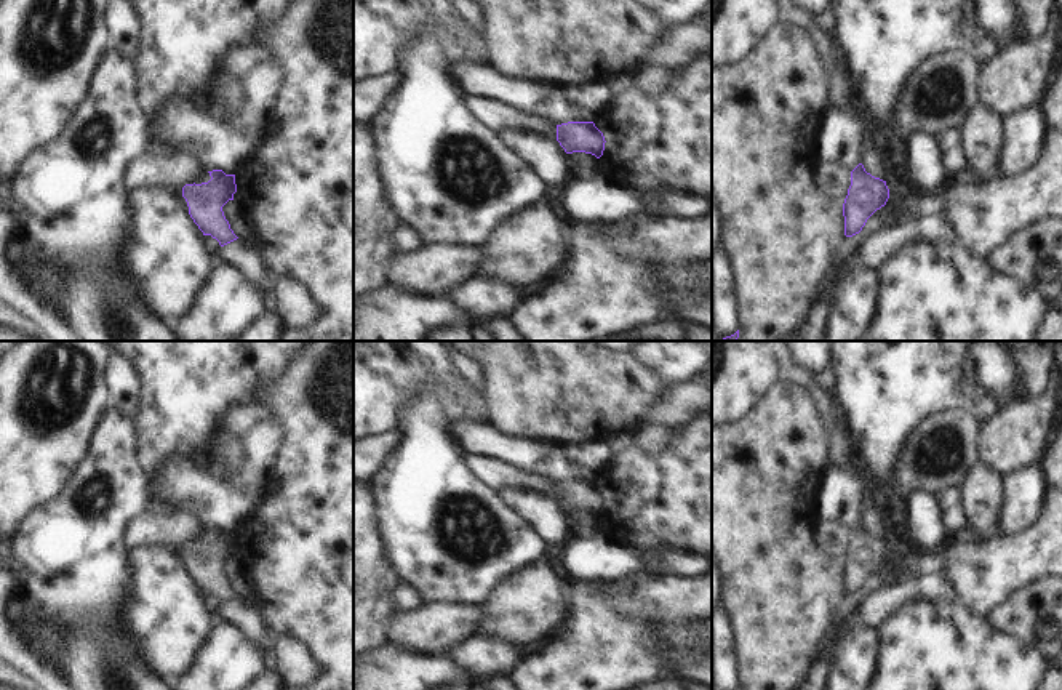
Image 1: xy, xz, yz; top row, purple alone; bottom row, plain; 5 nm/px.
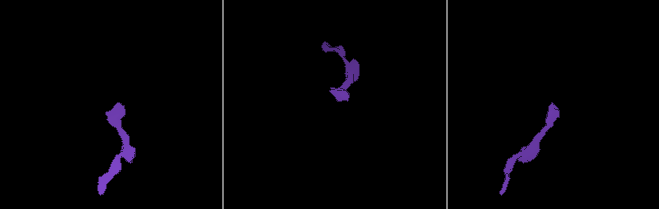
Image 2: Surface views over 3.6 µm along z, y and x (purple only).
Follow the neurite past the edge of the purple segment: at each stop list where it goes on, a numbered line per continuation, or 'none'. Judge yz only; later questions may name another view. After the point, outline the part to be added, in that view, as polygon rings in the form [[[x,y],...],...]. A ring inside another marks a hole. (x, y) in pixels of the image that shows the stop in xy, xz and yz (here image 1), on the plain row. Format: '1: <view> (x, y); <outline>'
none

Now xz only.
none

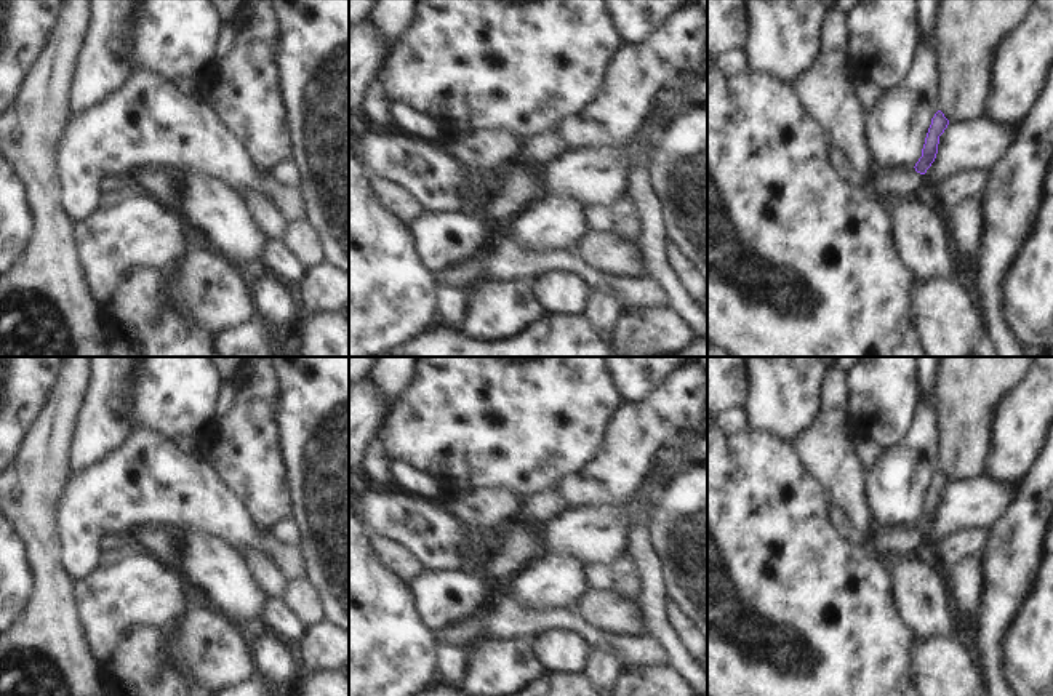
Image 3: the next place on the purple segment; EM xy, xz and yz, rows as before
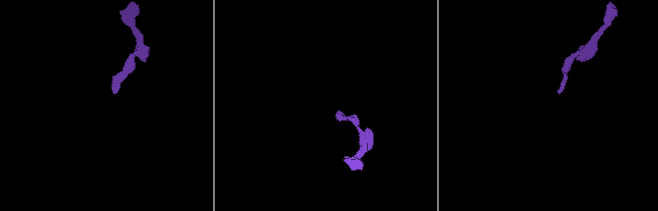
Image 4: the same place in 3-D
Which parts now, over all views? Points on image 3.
1: yz (890, 544); [[[890,526],[879,531],[871,539],[871,549],[885,563],[893,563],[903,557],[922,555],[922,549],[927,546],[923,533],[915,526]]]

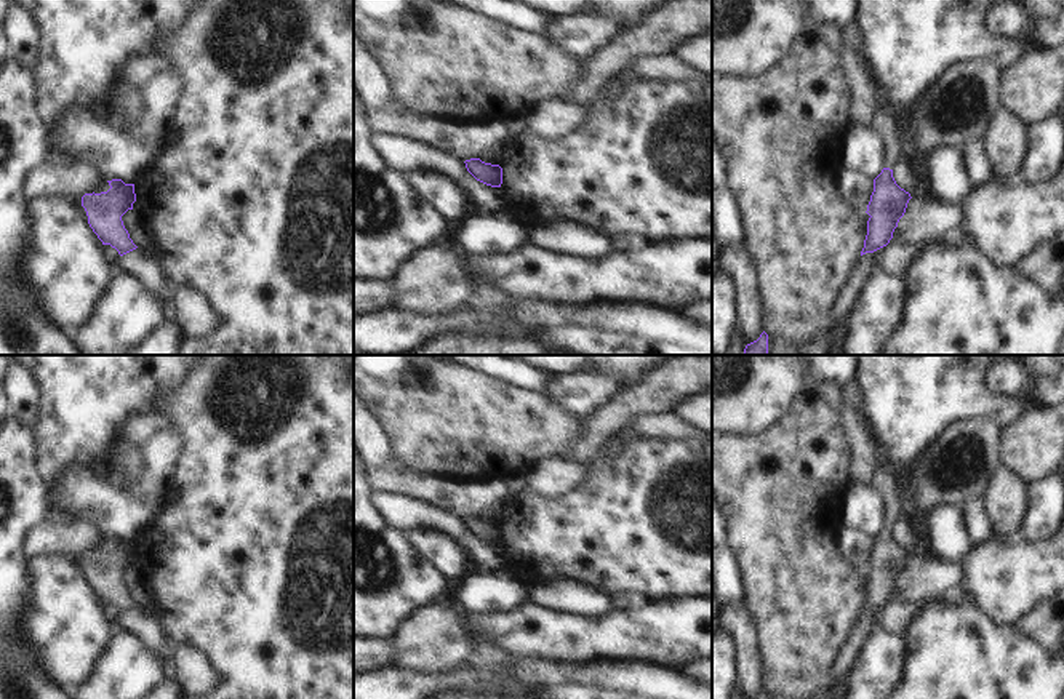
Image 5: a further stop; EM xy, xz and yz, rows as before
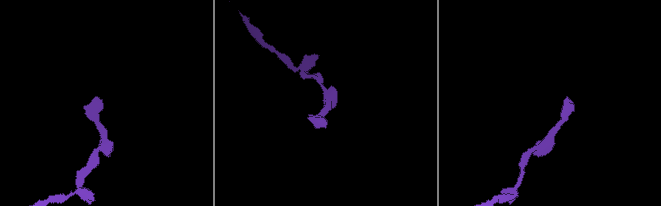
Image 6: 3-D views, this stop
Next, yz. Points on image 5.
1: yz (895, 503); [[[880,461],[870,483],[883,497],[883,526],[893,528],[896,521],[910,518],[912,509],[886,461]]]

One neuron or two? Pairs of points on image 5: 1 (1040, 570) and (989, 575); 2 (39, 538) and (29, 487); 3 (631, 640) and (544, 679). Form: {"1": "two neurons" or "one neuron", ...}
{"1": "one neuron", "2": "two neurons", "3": "two neurons"}

